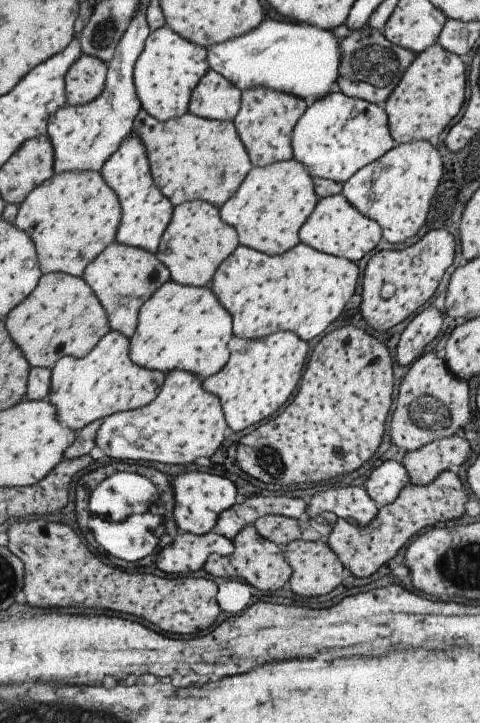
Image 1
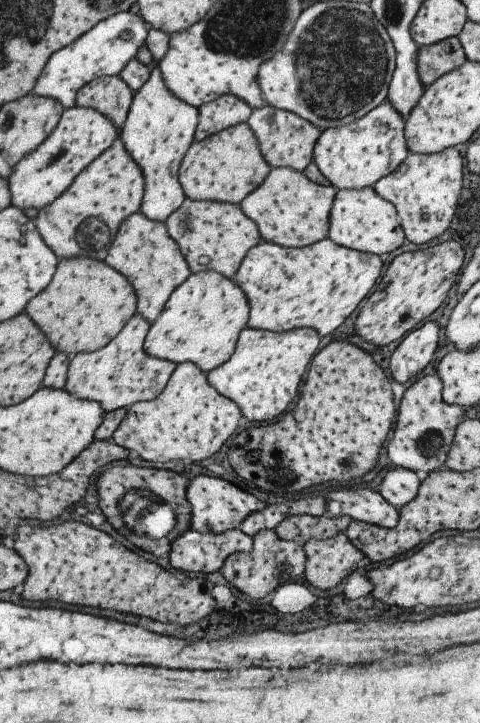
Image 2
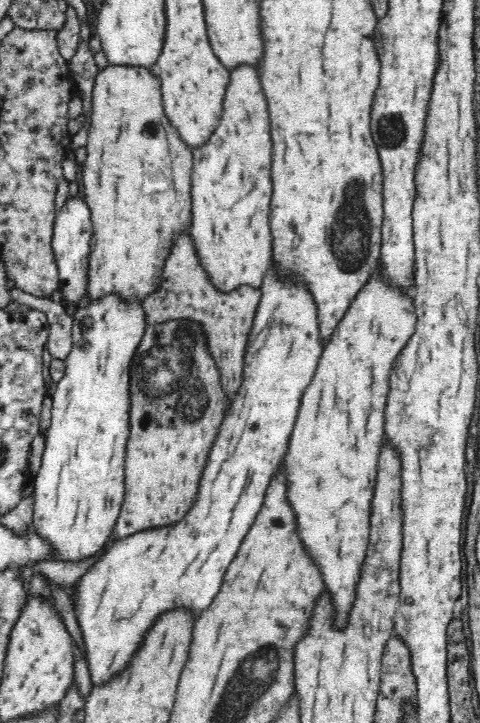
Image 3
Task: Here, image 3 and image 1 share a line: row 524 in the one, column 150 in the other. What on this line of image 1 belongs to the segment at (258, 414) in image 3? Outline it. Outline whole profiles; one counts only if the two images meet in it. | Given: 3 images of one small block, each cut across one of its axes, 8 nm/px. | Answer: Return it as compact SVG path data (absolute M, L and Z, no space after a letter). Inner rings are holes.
M133 133L125 137L99 171L120 204L120 223L114 236L115 242L154 253L163 231L167 228L173 204L155 186L150 175L146 150L140 138Z

